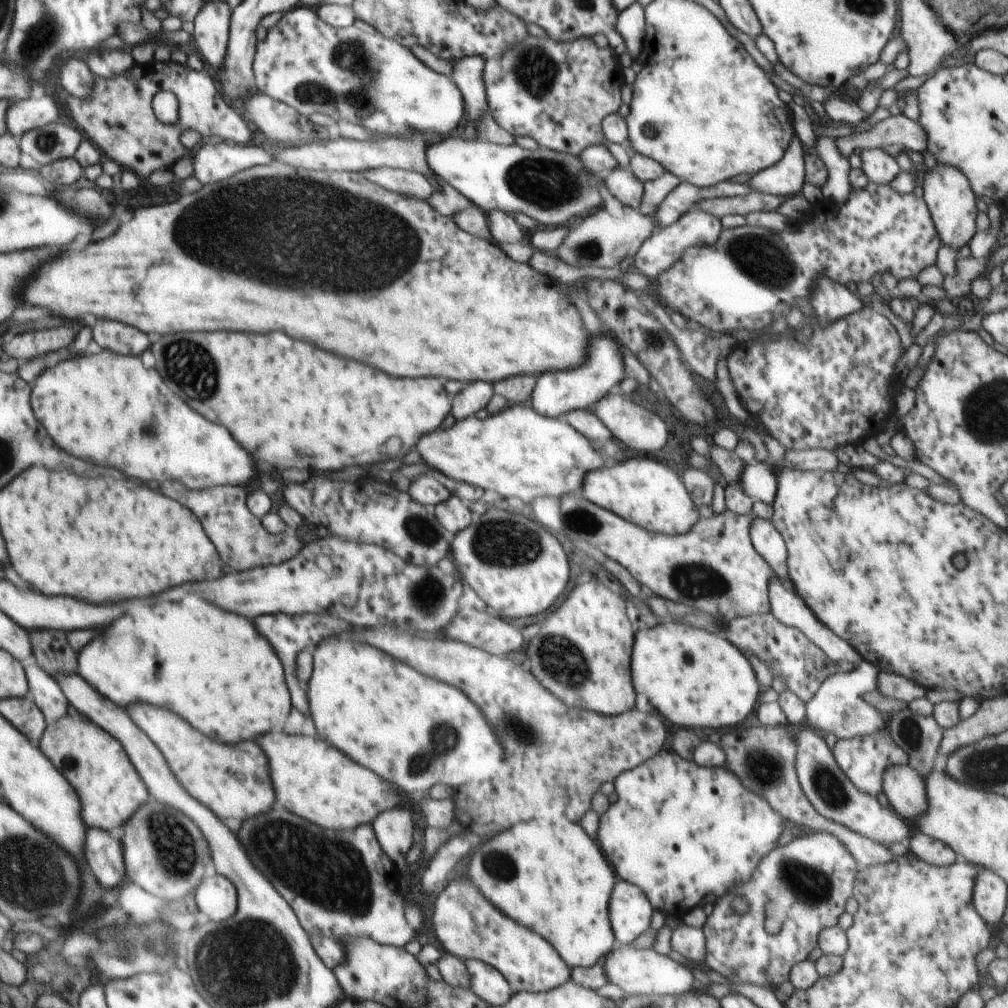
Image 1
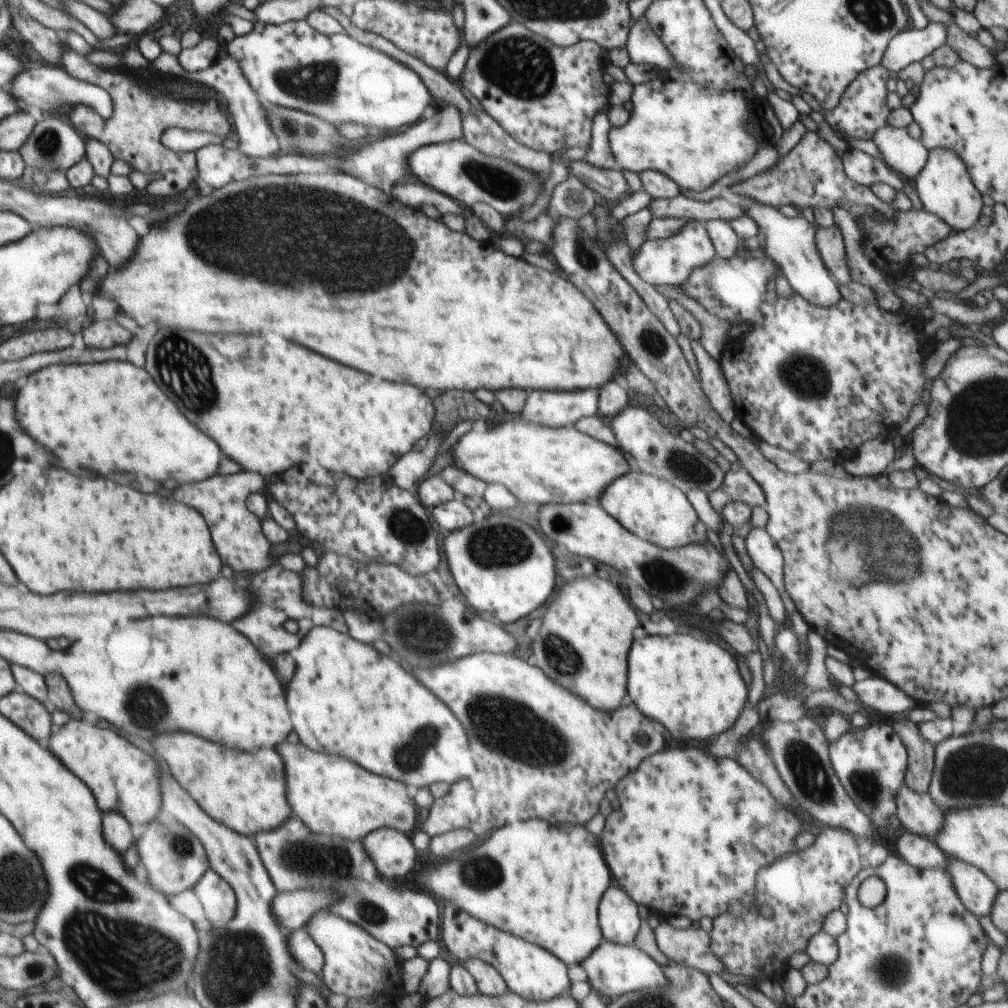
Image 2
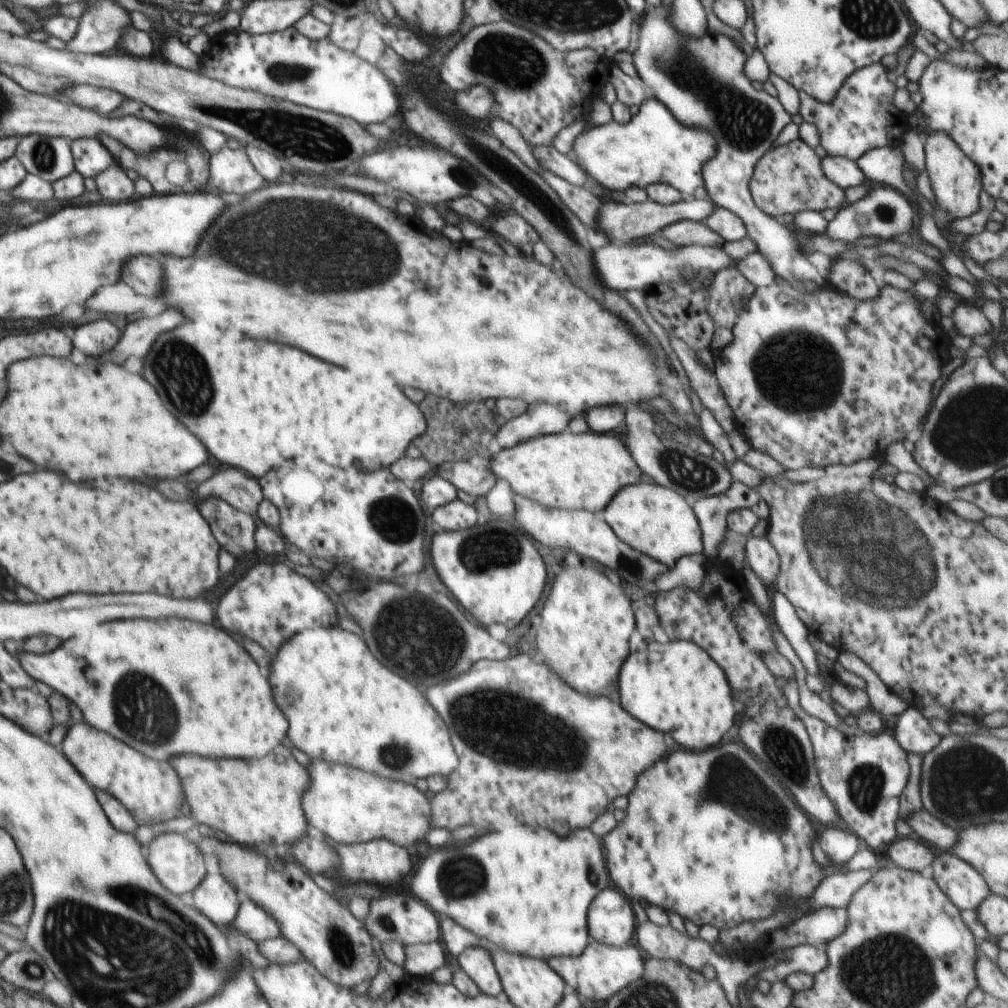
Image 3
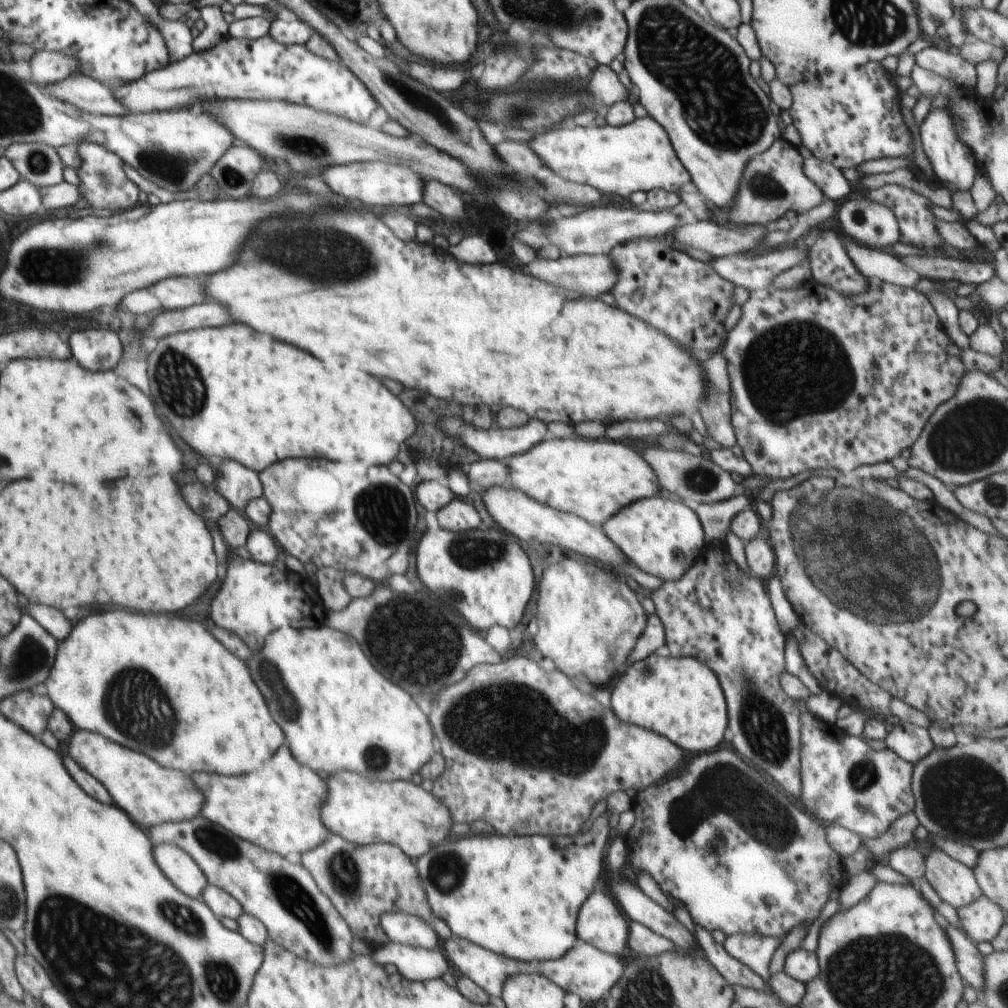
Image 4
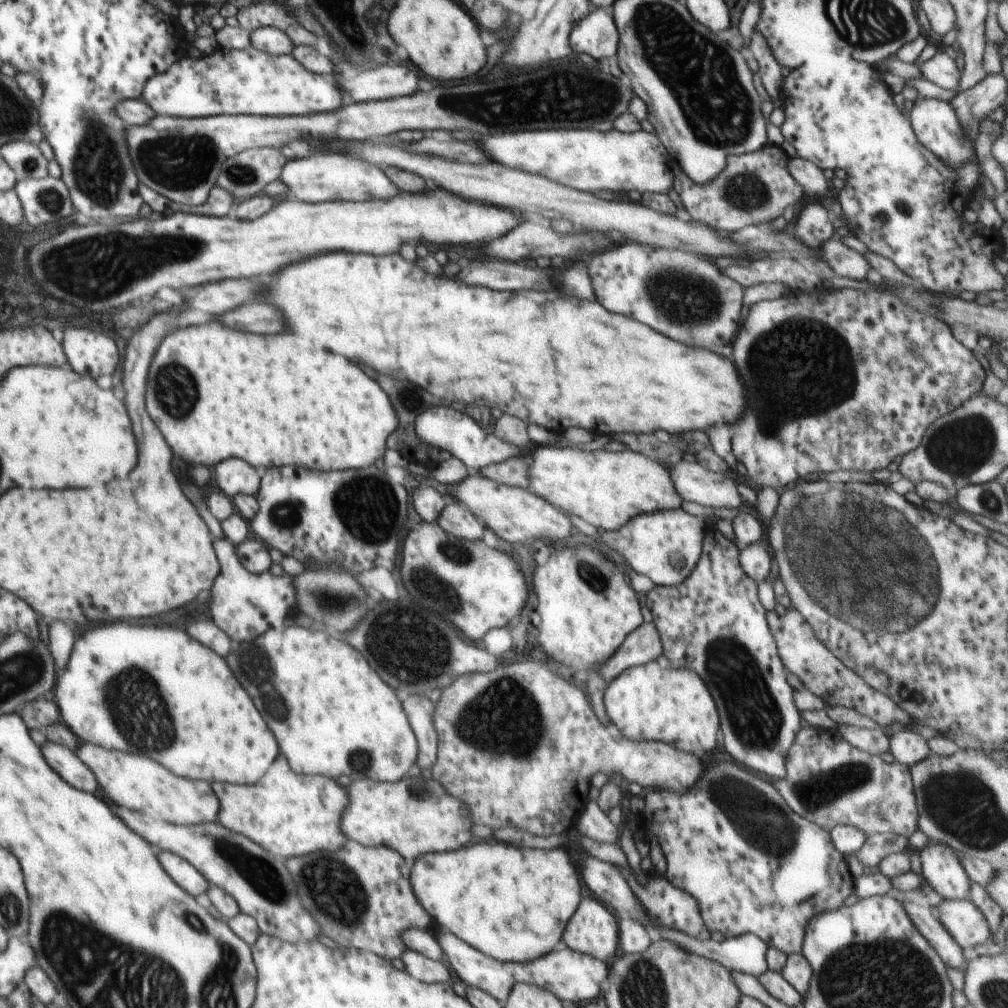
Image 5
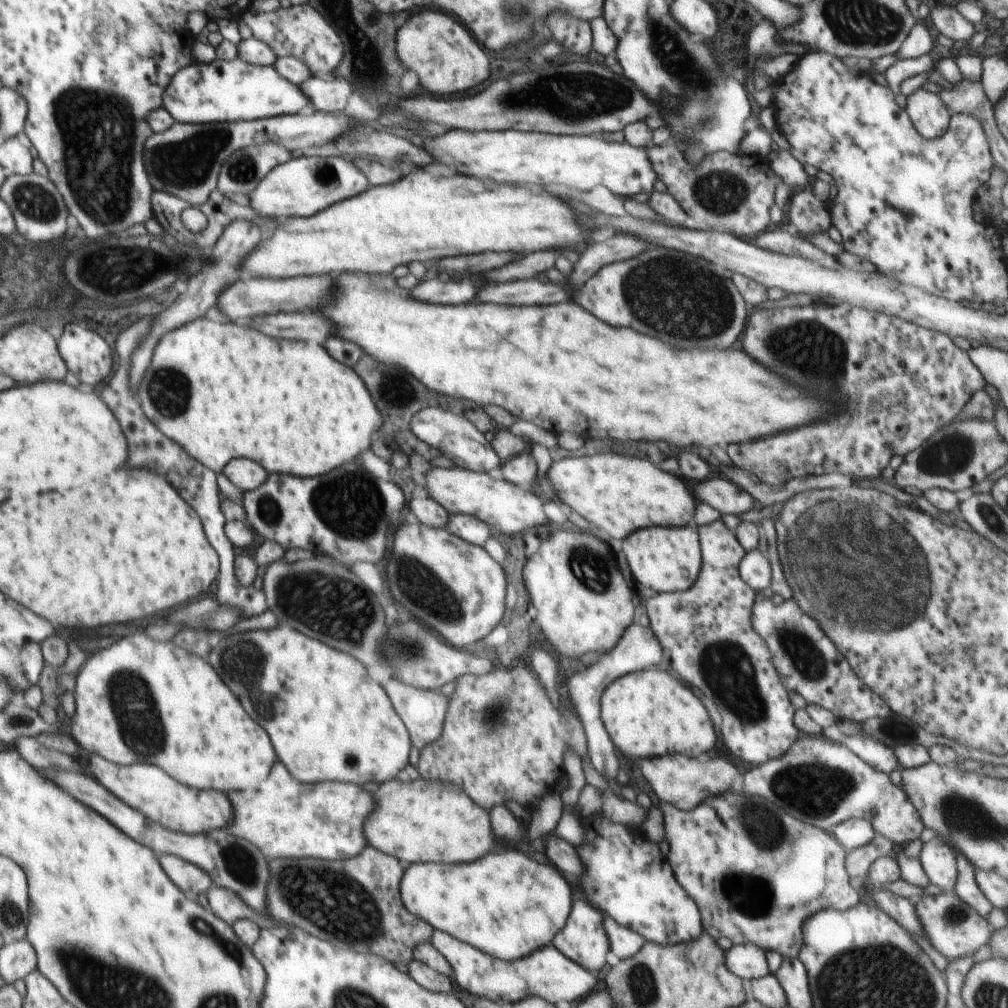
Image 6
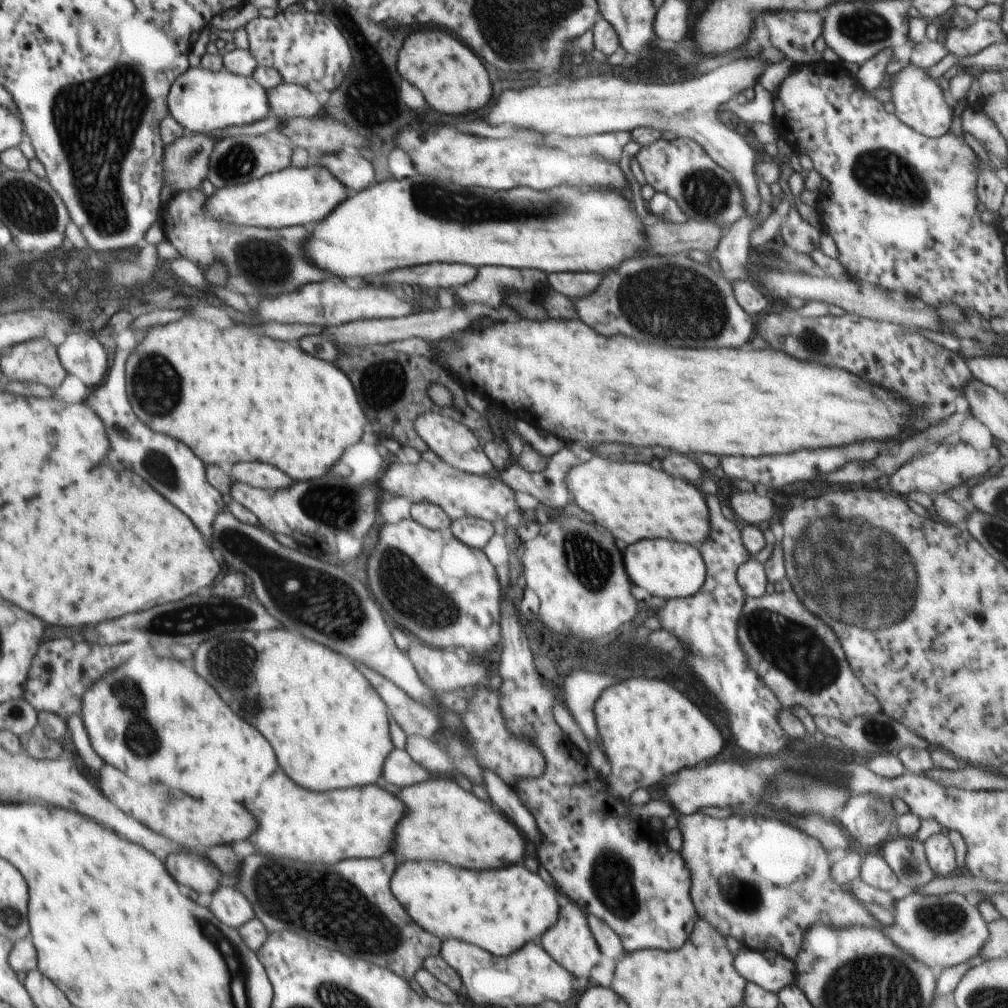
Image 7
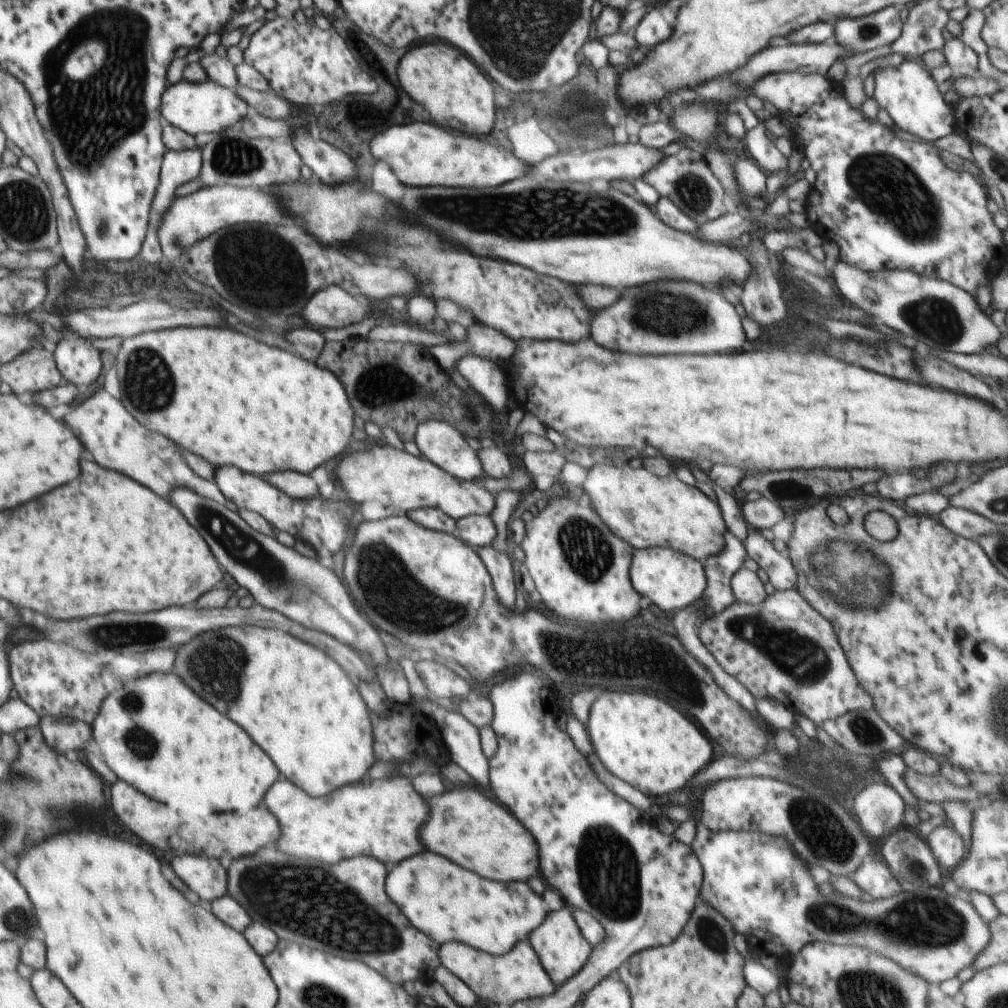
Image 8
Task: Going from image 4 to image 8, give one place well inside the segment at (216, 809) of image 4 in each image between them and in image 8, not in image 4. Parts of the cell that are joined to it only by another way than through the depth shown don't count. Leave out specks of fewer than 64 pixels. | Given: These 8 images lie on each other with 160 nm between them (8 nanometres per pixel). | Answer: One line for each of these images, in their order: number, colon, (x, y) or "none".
5: (289, 815)
6: (285, 819)
7: (293, 822)
8: (382, 818)

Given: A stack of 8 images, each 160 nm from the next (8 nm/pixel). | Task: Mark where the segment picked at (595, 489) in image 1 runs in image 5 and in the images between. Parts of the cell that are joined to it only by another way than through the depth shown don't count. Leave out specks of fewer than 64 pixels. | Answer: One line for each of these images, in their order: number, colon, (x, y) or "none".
2: (653, 509)
3: (657, 521)
4: (662, 536)
5: (666, 545)

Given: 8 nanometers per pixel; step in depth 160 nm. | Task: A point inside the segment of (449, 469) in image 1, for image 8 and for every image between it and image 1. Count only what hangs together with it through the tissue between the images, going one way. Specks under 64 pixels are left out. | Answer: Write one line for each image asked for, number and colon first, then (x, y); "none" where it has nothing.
2: (541, 465)
3: (569, 471)
4: (592, 478)
5: (607, 489)
6: (620, 494)
7: (635, 501)
8: (645, 510)

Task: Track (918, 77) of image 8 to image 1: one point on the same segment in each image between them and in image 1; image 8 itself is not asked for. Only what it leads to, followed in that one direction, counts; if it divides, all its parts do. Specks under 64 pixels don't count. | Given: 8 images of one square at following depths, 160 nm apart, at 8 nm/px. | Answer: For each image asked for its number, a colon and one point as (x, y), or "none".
1: (951, 202)
2: (945, 188)
3: (956, 181)
4: (954, 163)
5: (935, 123)
6: (930, 116)
7: (919, 102)

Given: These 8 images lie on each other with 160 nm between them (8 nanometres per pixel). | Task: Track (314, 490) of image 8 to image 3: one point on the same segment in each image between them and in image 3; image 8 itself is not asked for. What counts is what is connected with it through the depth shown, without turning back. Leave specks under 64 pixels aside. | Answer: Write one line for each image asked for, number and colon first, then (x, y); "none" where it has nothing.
3: (244, 493)
4: (238, 484)
5: (234, 476)
6: (246, 474)
7: (262, 475)

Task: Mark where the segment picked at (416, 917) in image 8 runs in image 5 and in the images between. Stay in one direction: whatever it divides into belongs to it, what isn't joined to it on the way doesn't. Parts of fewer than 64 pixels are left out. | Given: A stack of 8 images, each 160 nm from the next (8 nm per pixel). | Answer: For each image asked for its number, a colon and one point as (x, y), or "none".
5: (512, 904)
6: (488, 904)
7: (499, 911)

